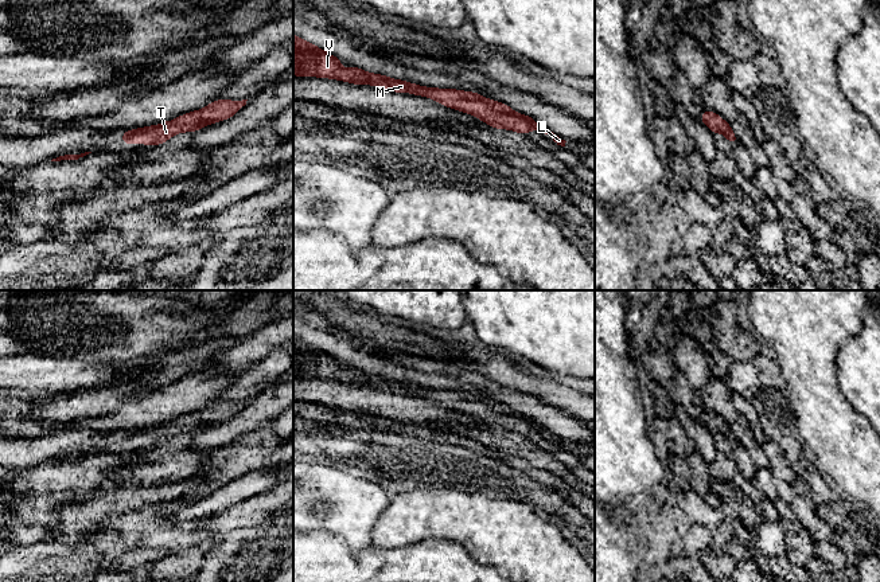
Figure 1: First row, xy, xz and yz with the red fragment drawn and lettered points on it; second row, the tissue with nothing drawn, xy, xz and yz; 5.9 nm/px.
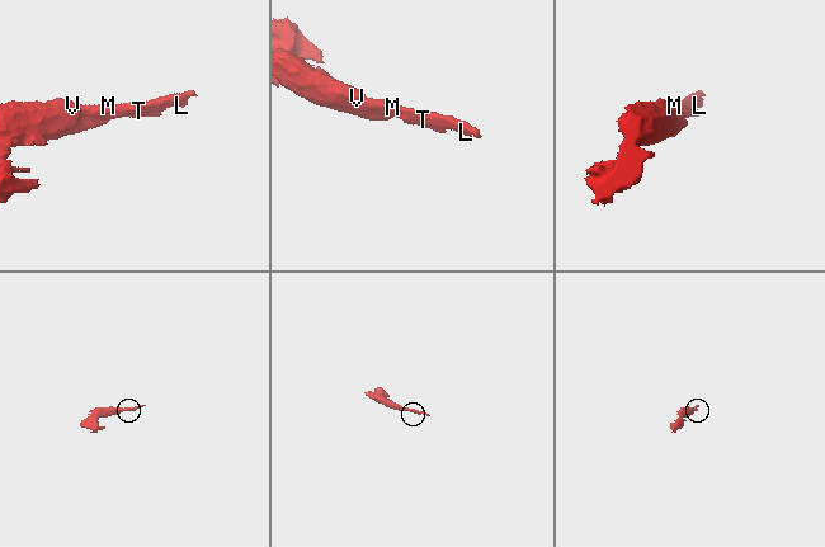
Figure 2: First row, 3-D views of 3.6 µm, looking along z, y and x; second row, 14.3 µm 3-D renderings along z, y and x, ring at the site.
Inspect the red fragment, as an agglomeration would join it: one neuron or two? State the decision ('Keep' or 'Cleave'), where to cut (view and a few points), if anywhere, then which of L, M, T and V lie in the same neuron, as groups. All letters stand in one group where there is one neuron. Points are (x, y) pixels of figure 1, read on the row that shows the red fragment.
Keep. No split. Groups: L M T V

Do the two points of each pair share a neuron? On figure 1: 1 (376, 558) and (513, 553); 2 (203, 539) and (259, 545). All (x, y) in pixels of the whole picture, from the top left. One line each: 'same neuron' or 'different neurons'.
1: different neurons
2: different neurons

